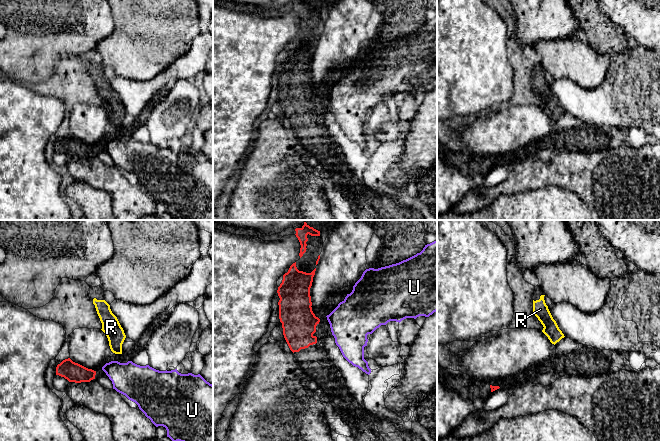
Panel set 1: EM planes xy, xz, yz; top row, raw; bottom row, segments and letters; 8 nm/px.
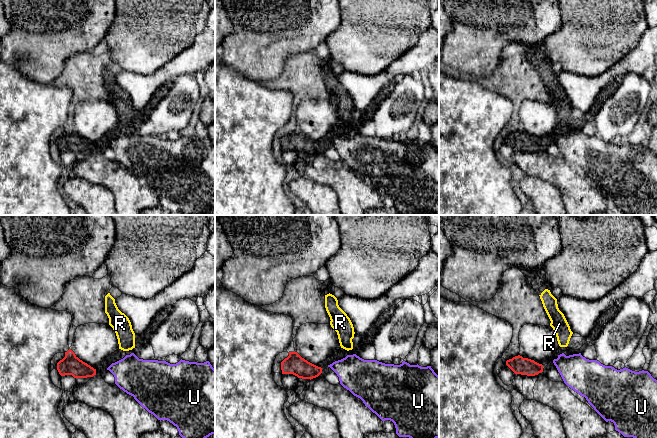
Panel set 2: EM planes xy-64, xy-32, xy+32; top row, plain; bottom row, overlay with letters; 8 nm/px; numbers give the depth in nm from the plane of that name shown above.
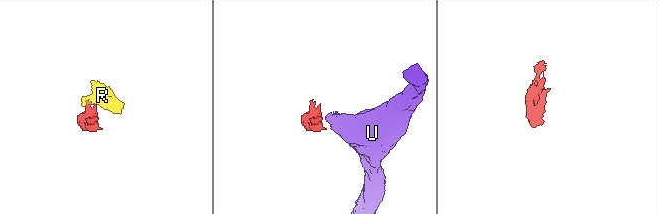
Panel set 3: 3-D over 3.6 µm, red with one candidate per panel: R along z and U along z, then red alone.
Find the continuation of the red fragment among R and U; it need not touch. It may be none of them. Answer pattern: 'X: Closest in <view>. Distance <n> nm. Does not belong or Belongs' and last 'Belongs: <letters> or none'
R: Closest in xy. Distance 200 nm. Does not belong
U: Closest in xy. Distance 60 nm. Does not belong
Belongs: none

